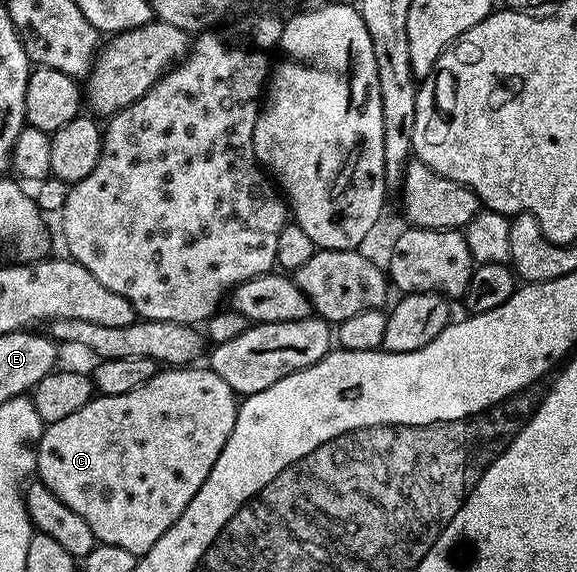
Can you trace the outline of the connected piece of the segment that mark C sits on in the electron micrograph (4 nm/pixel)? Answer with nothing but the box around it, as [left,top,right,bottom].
[36,367,239,555]

